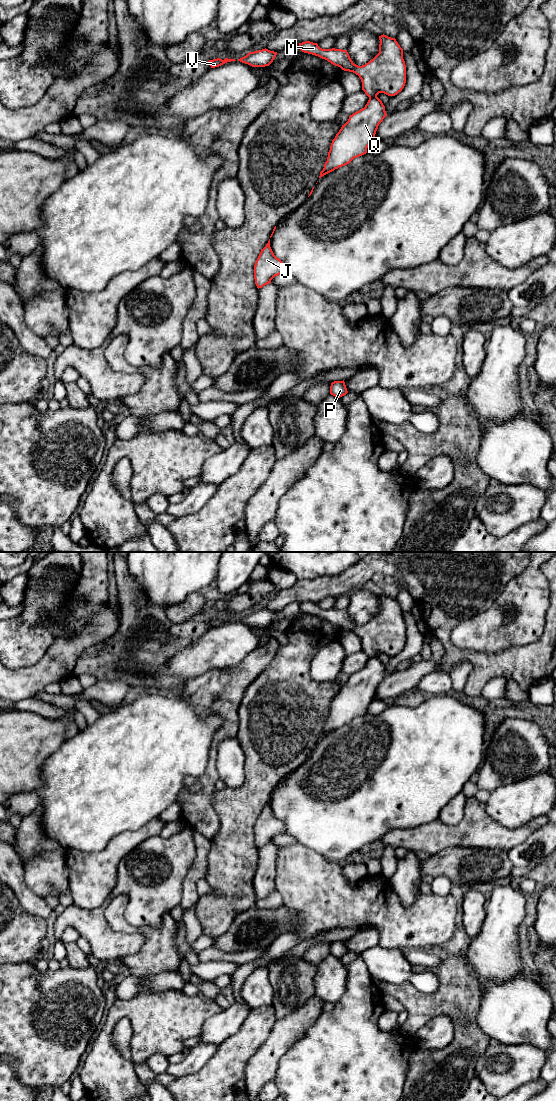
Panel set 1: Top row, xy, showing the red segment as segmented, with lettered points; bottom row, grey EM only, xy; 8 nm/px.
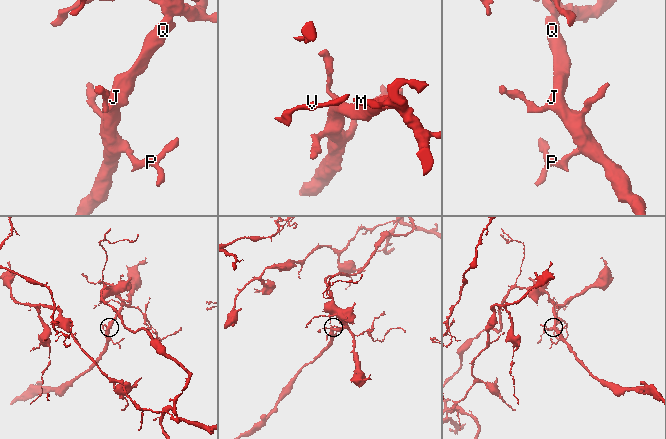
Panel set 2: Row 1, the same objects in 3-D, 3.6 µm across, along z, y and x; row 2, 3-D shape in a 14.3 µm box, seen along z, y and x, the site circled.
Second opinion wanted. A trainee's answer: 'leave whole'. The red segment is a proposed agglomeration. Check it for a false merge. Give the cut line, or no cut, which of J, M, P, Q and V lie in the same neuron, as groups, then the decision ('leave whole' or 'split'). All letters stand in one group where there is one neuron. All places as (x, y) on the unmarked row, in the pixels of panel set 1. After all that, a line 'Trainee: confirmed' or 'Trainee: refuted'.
xy (376, 656), (369, 658) | J P Q / M V | split
Trainee: refuted

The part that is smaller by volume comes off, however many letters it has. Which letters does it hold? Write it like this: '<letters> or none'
J, P, Q

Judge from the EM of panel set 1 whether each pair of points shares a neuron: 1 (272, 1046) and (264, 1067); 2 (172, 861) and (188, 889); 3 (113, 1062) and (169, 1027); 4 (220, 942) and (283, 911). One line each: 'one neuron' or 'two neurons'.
1: one neuron
2: two neurons
3: one neuron
4: one neuron

